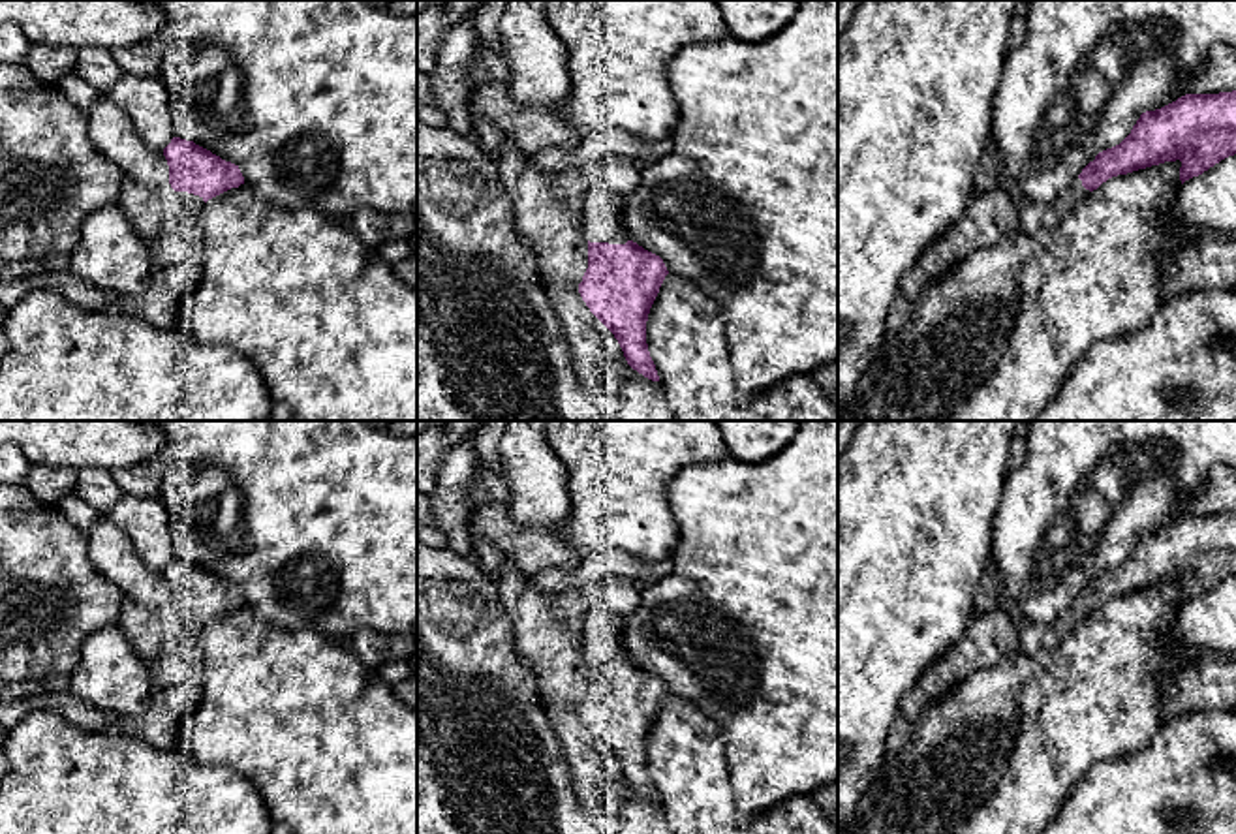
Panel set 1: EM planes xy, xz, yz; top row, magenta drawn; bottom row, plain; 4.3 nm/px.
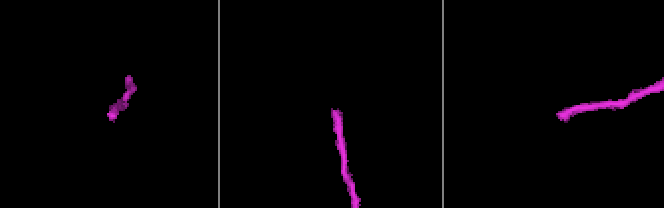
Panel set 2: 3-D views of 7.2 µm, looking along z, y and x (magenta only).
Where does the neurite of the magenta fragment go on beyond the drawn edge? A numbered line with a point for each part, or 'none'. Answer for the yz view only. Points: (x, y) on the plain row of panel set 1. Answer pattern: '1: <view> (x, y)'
1: yz (960, 746)

